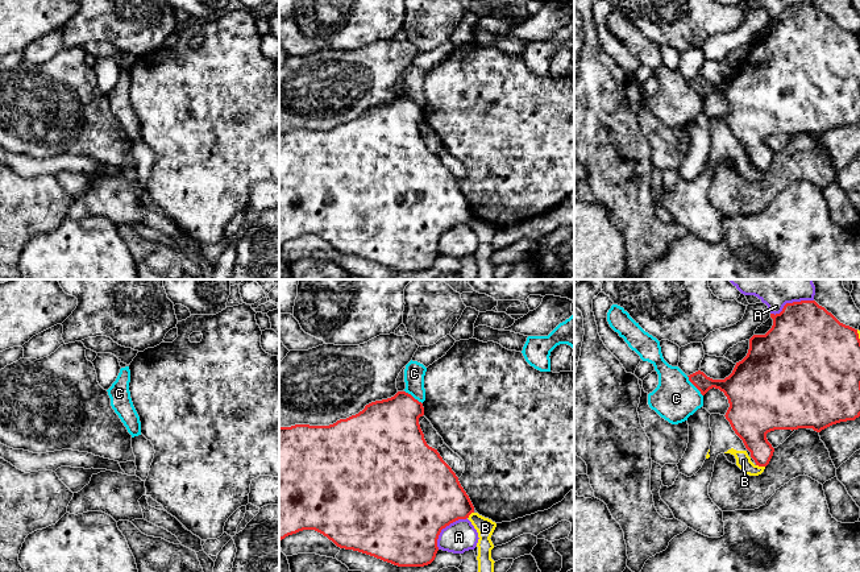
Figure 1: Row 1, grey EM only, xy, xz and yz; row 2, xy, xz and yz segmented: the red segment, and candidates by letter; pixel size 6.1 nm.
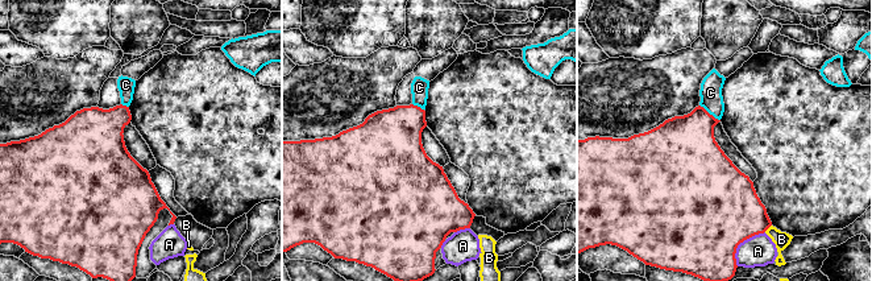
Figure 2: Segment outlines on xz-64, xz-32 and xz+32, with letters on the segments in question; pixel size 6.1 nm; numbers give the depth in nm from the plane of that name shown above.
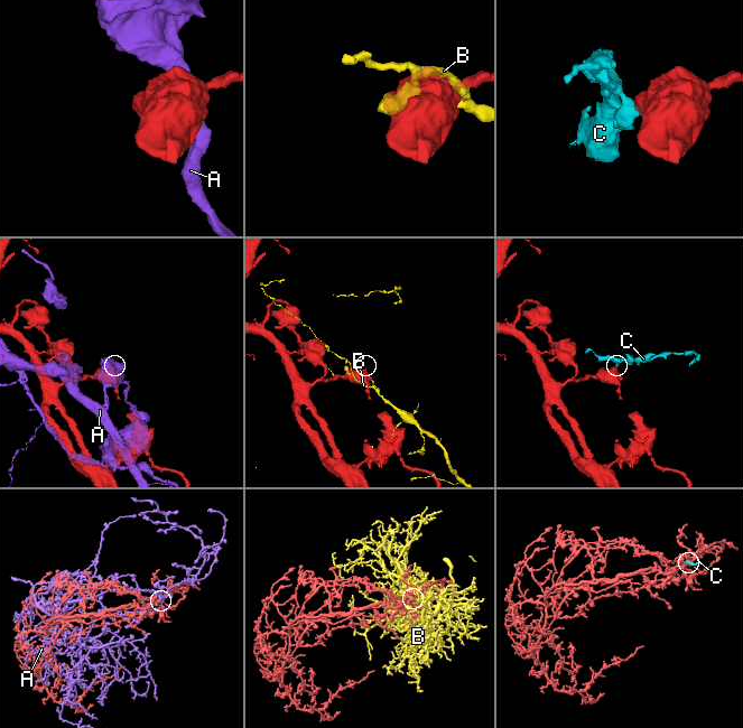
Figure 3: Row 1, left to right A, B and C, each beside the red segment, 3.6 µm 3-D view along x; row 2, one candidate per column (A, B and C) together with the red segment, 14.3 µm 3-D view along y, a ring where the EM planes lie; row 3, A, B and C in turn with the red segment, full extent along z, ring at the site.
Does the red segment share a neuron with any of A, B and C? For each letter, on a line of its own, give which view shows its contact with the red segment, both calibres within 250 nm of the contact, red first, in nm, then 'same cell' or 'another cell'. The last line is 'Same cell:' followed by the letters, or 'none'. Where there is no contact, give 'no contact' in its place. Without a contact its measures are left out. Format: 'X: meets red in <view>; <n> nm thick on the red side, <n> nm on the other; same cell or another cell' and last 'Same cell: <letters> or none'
A: meets red in yz; 460 nm thick on the red side, 100 nm on the other; another cell
B: meets red in yz; 200 nm thick on the red side, 90 nm on the other; another cell
C: meets red in yz; 160 nm thick on the red side, 280 nm on the other; another cell
Same cell: none

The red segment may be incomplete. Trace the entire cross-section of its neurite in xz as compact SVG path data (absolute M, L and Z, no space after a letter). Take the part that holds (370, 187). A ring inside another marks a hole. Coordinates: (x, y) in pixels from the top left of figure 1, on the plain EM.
M406 96L375 105L362 116L329 130L279 132L279 246L303 235L315 235L337 252L358 256L398 272L424 272L439 256L443 233L474 217L458 182L429 152L419 129L423 108Z

